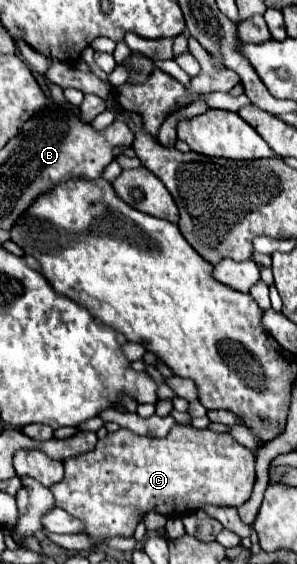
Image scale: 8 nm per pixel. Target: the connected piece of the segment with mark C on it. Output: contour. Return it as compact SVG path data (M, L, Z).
M176 424L166 438L140 438L130 430L120 428L118 432L108 434L104 440L98 440L96 448L88 454L70 458L64 462L64 480L56 486L50 486L56 506L68 514L86 522L86 534L92 538L108 536L132 536L138 524L138 514L158 512L166 518L186 514L188 510L198 510L204 504L214 506L242 506L254 488L256 480L256 456L246 446L236 442L230 434L218 434L212 430L198 430L194 426Z

